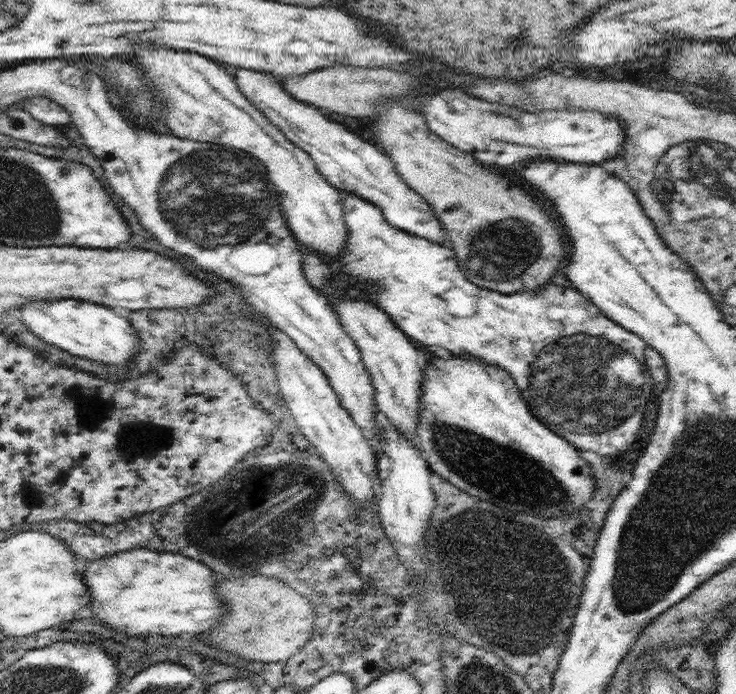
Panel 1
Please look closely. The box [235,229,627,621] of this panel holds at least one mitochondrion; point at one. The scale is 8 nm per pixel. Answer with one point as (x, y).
(487, 465)

